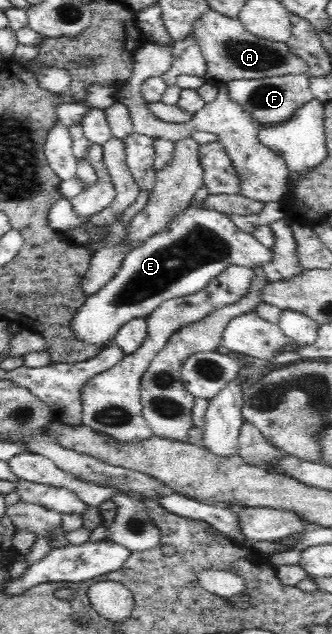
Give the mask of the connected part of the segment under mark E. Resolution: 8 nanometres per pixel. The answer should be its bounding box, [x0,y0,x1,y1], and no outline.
[70,192,271,347]

